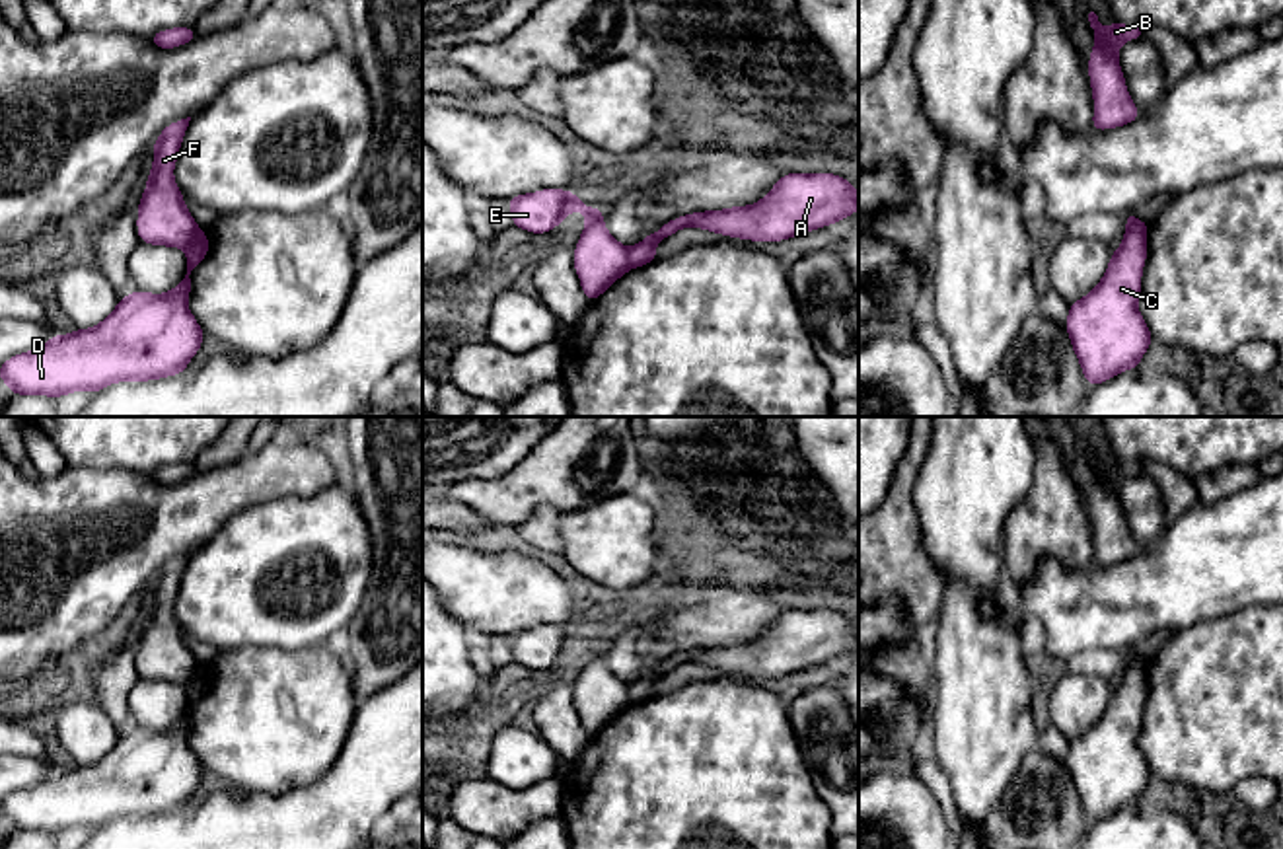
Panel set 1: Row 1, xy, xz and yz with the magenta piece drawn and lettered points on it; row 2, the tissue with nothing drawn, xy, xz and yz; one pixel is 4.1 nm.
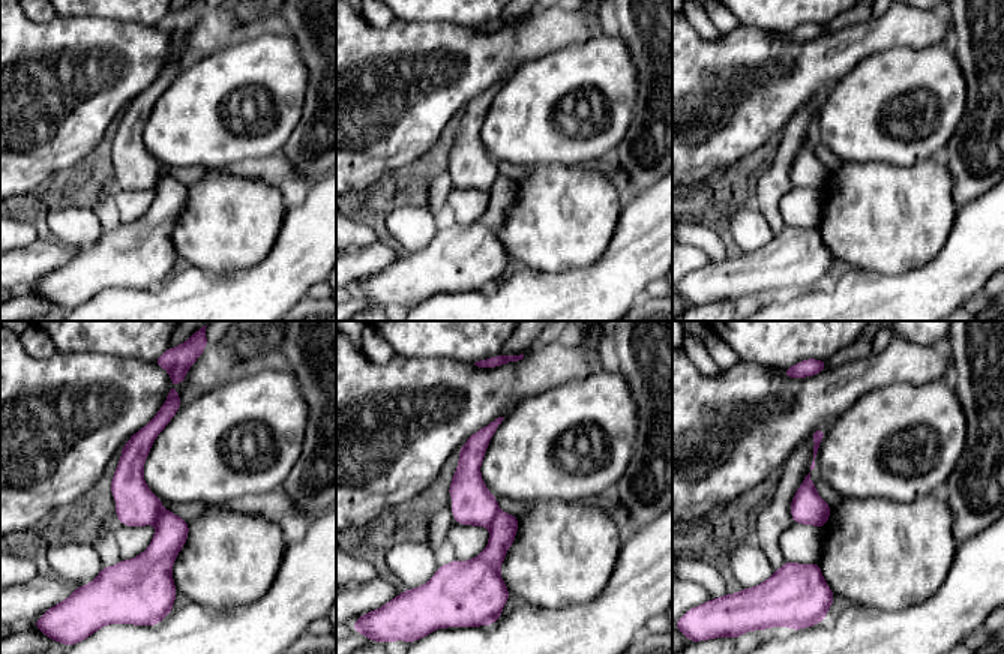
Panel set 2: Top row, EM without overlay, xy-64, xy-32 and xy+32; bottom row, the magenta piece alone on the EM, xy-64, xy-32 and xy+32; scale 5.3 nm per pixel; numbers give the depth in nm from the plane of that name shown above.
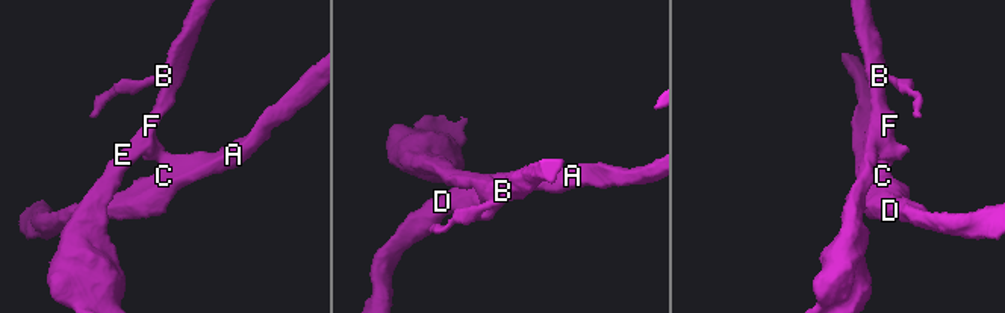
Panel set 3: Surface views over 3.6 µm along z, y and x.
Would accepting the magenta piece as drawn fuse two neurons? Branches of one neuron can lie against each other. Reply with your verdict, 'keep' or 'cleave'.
cleave

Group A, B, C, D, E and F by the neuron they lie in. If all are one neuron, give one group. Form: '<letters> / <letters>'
A C D / B E F

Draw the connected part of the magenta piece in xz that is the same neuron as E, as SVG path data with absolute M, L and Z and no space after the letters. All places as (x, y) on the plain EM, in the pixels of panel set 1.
M543 625L506 635L512 660L533 670L559 662L572 646L584 650L586 662L574 683L574 707L590 738L631 707L629 683L621 682L604 660L600 645L584 643L572 627Z

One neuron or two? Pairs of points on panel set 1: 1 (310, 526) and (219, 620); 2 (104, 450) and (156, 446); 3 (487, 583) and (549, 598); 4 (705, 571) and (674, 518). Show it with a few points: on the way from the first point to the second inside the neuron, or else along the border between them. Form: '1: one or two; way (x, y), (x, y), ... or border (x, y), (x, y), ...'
1: one; way (285, 552), (263, 565), (236, 594)
2: one; way (117, 446), (143, 446)
3: one; way (503, 592), (534, 594)
4: one; way (703, 557), (694, 548), (688, 532)

